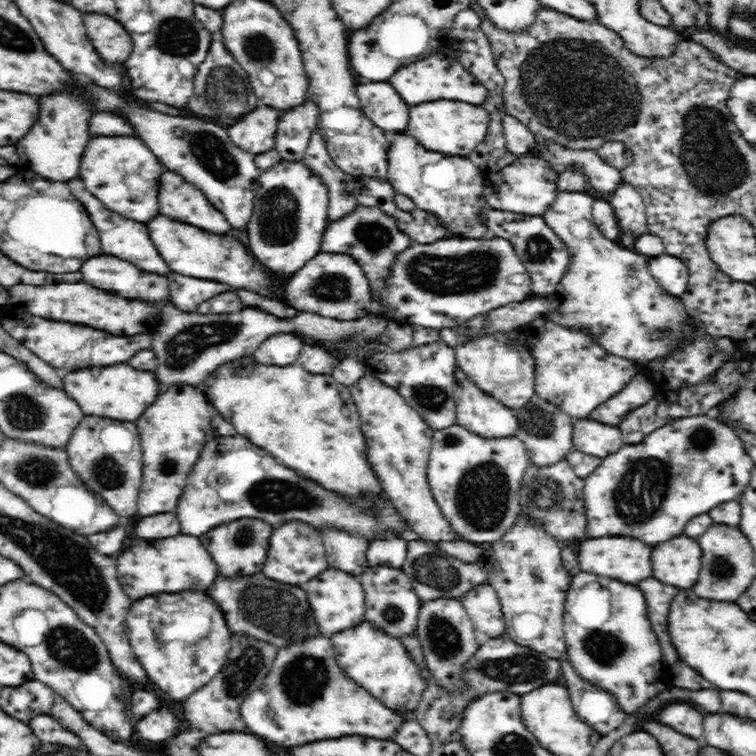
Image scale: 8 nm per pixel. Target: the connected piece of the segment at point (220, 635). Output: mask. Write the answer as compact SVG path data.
M206 592L158 594L136 600L125 620L125 631L145 674L176 700L208 685L223 670L233 634L224 612Z

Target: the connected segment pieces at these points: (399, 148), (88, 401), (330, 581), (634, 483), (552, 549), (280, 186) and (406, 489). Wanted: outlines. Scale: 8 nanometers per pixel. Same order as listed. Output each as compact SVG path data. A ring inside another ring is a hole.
M404 131L389 134L391 150L388 150L387 180L396 193L404 197L412 198L415 209L433 214L440 220L440 225L447 229L449 237L462 237L464 239L489 238L486 218L482 212L492 210L484 198L486 172L477 167L472 159L464 155L447 155L426 150L412 137L404 134Z
M114 363L114 366L96 366L84 370L64 371L63 390L74 399L85 415L106 417L112 420L135 421L162 392L152 372L134 370L126 363Z
M330 568L317 574L300 588L304 588L308 594L308 603L316 612L316 622L320 622L320 630L332 634L332 632L342 632L346 628L358 626L365 621L366 597L364 597L363 586L360 584L360 576L352 576L342 570Z
M711 414L689 415L666 423L647 434L640 444L620 447L615 454L602 459L600 466L584 479L583 502L586 514L586 538L616 534L636 534L644 542L664 542L684 532L684 526L695 516L710 512L715 506L739 498L750 482L753 462L732 426Z
M522 515L506 531L506 534L500 540L485 545L484 556L492 566L492 574L496 578L488 580L497 592L501 602L501 611L504 615L505 632L512 637L512 641L518 645L530 647L549 658L560 661L567 659L567 647L564 641L564 602L566 594L570 589L573 576L564 569L562 562L562 546L556 544L556 537L546 533L544 526L536 519L530 519L528 515Z
M302 160L281 161L270 170L263 171L259 177L259 188L255 198L255 210L248 222L248 246L268 270L276 270L276 274L294 274L321 250L323 232L329 225L328 207L329 191L321 177L313 174Z
M362 377L356 385L349 387L356 400L360 422L364 422L362 433L368 434L367 450L372 450L372 462L376 462L376 474L384 478L388 486L388 498L396 499L395 510L423 540L429 542L452 542L460 538L454 533L448 518L440 510L426 474L431 454L434 429L397 393L396 389L378 381L376 377Z

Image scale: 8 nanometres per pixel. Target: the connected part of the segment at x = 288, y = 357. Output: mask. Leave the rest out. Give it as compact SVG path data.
M272 334L268 340L259 344L256 350L256 360L260 364L274 366L294 365L302 350L302 340L294 334Z

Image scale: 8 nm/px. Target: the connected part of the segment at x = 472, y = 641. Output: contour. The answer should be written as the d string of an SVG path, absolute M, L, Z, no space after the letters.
M440 597L421 603L414 634L420 639L422 645L423 671L433 676L437 684L447 691L465 689L464 679L462 679L464 667L468 658L472 658L480 646L476 641L474 630L474 625L460 598Z

